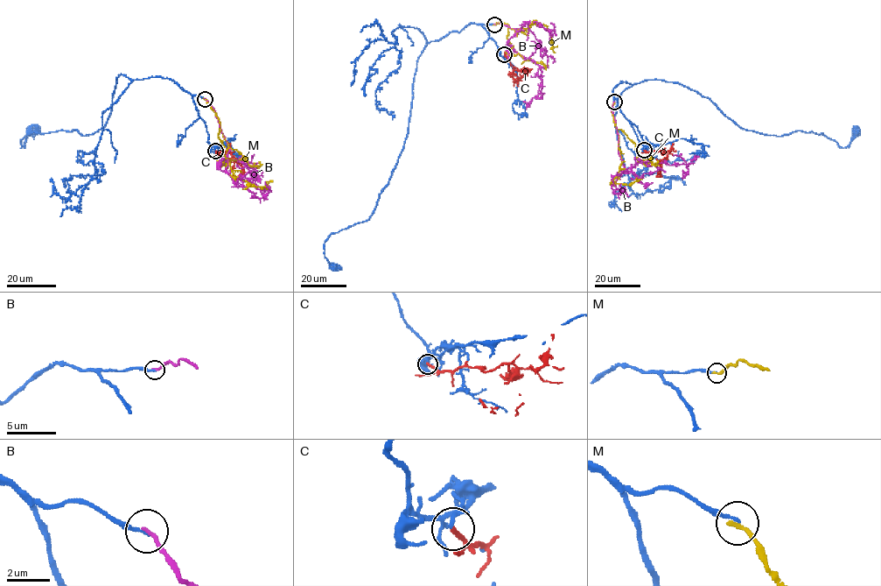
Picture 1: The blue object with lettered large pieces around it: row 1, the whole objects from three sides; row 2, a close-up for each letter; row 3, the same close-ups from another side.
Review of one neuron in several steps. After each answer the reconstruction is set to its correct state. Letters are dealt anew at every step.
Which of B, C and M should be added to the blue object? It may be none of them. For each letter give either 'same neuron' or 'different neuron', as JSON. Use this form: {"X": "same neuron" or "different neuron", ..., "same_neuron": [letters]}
{"B": "different neuron", "C": "different neuron", "M": "different neuron", "same_neuron": []}

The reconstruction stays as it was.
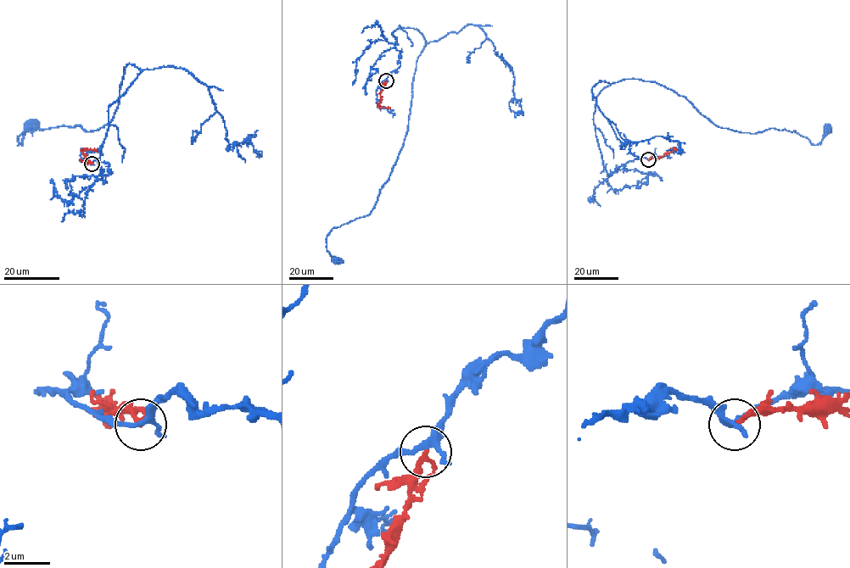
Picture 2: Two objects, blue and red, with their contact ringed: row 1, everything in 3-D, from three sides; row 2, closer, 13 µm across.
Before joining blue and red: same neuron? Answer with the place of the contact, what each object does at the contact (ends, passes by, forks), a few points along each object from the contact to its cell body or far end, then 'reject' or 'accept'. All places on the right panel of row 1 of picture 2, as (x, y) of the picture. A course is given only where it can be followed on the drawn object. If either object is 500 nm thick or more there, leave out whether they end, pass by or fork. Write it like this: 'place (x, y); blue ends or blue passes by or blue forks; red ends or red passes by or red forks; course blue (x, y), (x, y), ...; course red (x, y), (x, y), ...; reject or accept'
place (648, 159); blue forks; red ends; course blue (648, 159), (603, 165), (593, 114), (612, 83), (656, 81), (740, 132), (818, 144), (827, 128); course red (648, 159), (662, 156), (673, 147), (675, 149); reject

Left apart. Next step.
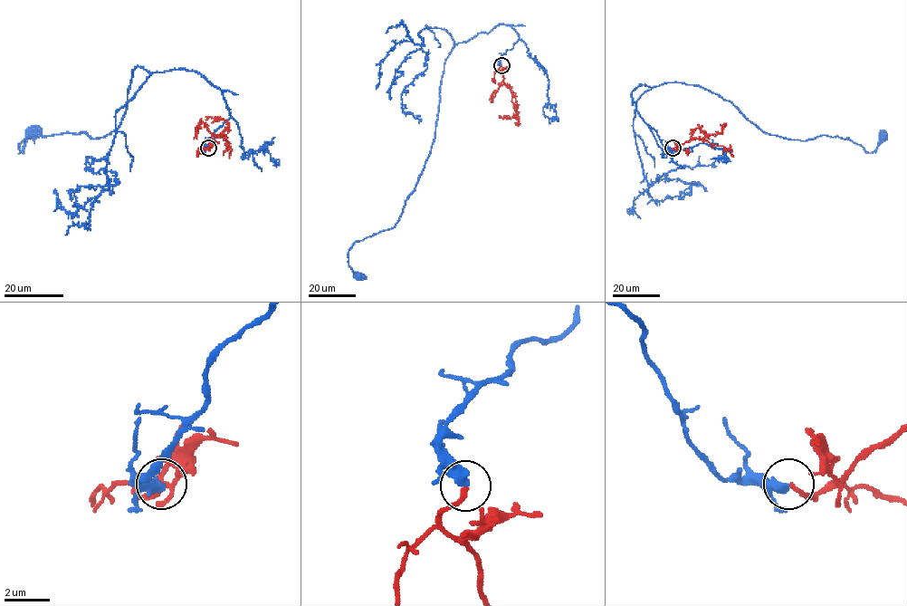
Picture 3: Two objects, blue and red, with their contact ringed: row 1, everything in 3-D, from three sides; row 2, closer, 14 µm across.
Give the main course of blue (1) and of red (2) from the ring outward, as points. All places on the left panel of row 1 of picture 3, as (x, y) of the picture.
1: (208, 148), (229, 110), (181, 69), (137, 66), (105, 137), (30, 135), (19, 152), (33, 131)
2: (208, 148), (205, 149), (210, 144), (211, 137), (221, 136), (228, 127), (221, 119), (209, 117), (206, 120)

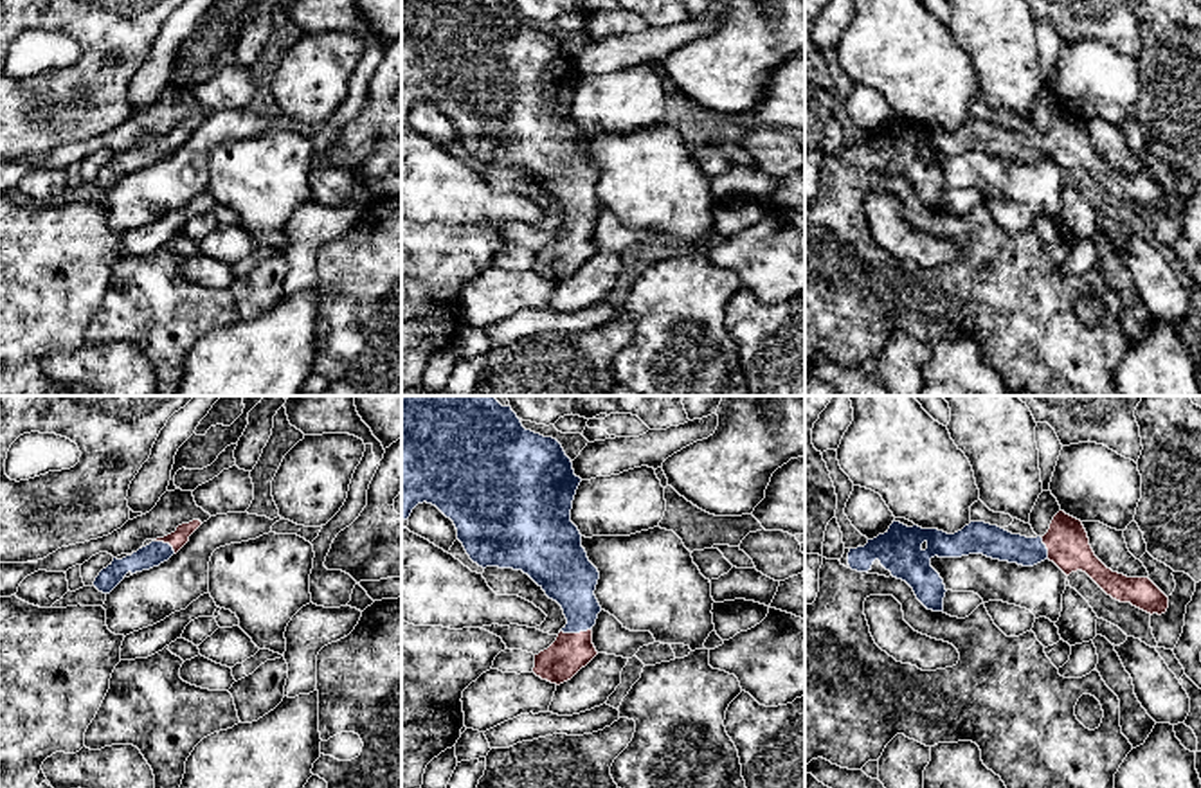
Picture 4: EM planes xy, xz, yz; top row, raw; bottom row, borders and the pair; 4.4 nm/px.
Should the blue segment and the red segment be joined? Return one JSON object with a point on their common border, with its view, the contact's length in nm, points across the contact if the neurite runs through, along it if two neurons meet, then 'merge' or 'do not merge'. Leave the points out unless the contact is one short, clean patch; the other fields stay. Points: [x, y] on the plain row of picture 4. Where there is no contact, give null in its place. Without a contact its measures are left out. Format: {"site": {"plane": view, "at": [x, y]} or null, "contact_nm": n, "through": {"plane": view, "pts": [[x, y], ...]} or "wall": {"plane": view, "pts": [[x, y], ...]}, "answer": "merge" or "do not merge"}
{"site": {"plane": "xz", "at": [575, 229]}, "contact_nm": 140, "through": {"plane": "xz", "pts": [[569, 175], [575, 189], [575, 229], [571, 249]]}, "answer": "merge"}

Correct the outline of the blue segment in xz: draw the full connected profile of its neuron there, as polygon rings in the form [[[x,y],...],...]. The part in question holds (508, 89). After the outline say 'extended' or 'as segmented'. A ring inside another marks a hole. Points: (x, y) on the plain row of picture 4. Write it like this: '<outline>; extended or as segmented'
[[[402,0],[402,126],[418,101],[436,103],[457,126],[457,137],[479,164],[513,166],[528,171],[549,196],[556,198],[567,221],[556,237],[535,252],[533,270],[551,281],[571,277],[596,252],[592,223],[601,203],[594,193],[600,169],[582,144],[582,131],[571,119],[571,106],[582,76],[562,41],[526,27],[511,7],[501,0]]]; extended

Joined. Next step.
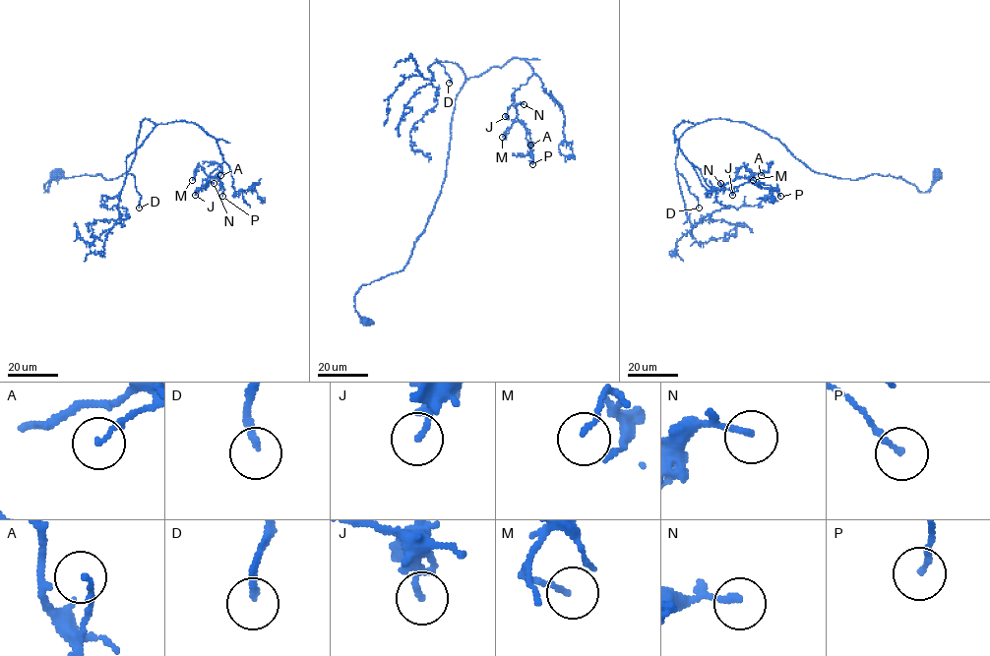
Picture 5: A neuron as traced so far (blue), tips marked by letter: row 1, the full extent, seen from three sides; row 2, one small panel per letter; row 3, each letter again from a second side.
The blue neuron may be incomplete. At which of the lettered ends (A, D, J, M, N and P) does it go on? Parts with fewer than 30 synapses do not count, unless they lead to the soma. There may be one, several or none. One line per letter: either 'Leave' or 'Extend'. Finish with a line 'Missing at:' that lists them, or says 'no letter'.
A: Leave
D: Extend
J: Leave
M: Leave
N: Leave
P: Leave
Missing at: D

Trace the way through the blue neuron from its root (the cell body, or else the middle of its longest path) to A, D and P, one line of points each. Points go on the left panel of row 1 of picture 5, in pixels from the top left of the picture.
A: (56, 173), (44, 192), (57, 176), (125, 174), (146, 118), (200, 127), (223, 159), (202, 188), (220, 175)
D: (56, 173), (44, 192), (57, 176), (125, 174), (148, 119), (154, 128), (126, 159), (139, 208)
P: (56, 173), (44, 192), (115, 179), (145, 118), (186, 121), (216, 141), (202, 188), (218, 178), (222, 196)

